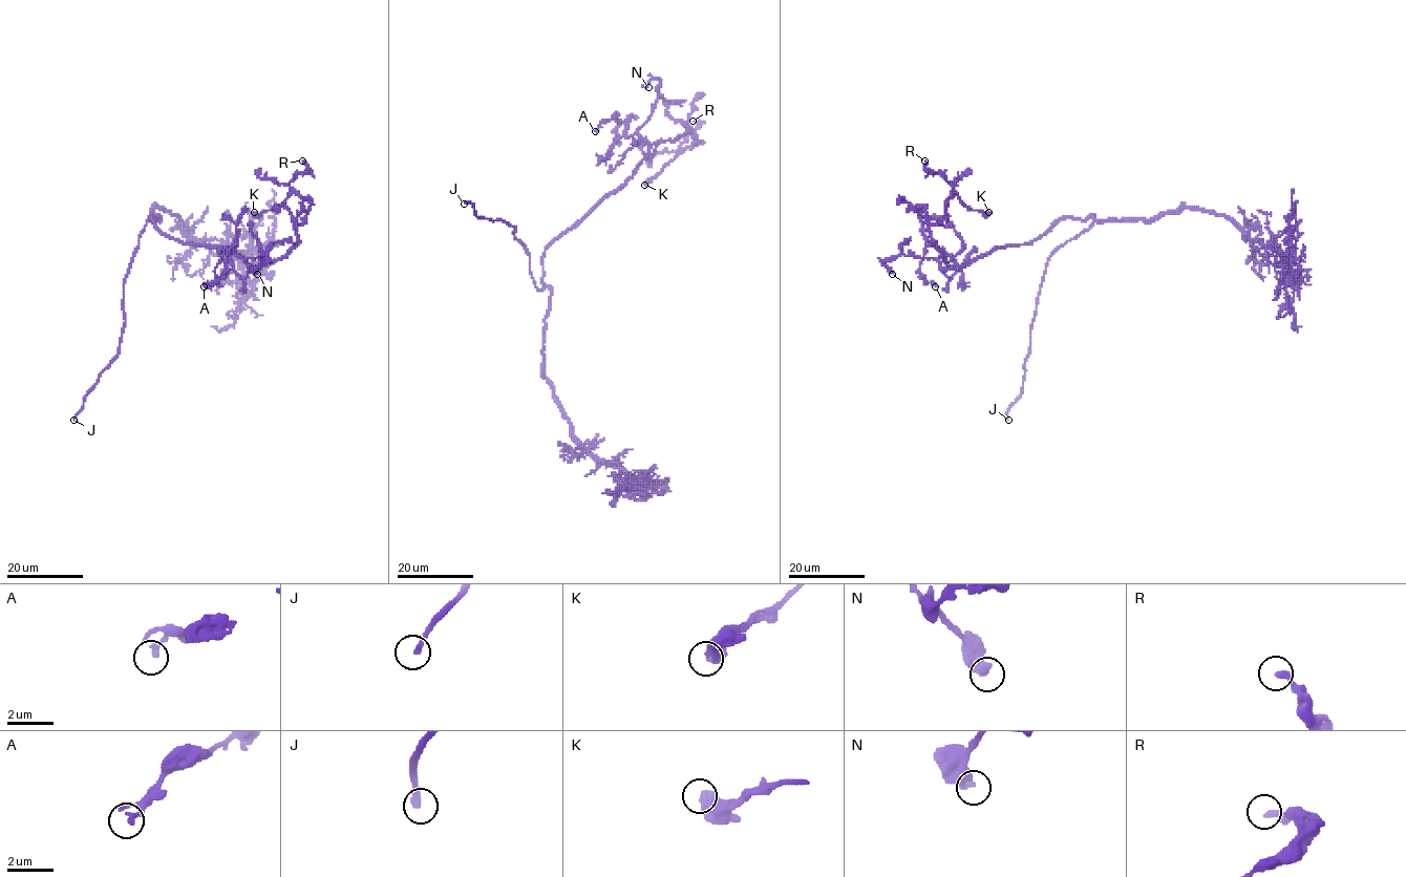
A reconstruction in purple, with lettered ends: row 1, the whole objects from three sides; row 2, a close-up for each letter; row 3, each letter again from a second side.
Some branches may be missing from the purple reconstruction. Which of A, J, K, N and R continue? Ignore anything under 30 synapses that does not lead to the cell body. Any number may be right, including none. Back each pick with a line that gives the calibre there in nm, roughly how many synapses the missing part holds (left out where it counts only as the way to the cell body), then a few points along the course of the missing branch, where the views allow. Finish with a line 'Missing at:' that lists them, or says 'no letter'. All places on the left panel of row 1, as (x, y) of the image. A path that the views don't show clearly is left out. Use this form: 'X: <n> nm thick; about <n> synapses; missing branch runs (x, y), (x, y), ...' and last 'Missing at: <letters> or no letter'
J: 280 nm thick; missing branch runs (73, 420), (56, 434), (59, 451), (44, 460)
Missing at: J

